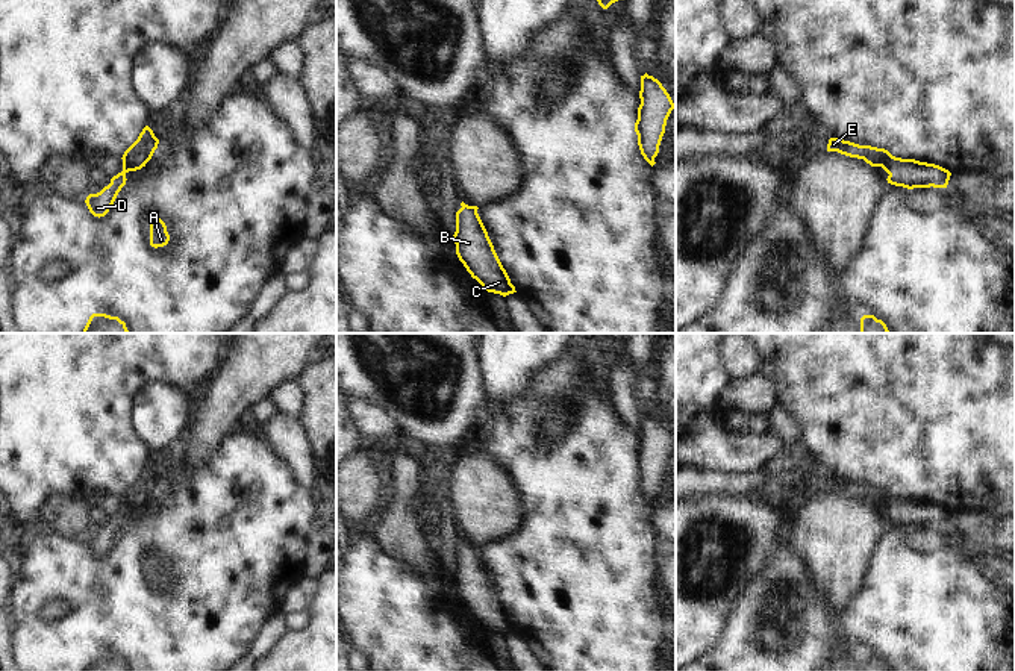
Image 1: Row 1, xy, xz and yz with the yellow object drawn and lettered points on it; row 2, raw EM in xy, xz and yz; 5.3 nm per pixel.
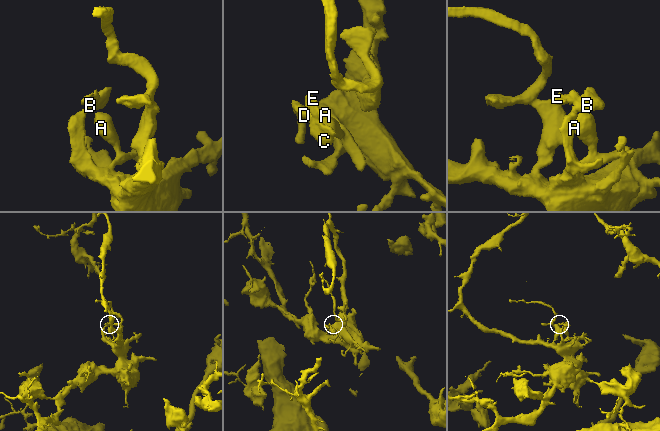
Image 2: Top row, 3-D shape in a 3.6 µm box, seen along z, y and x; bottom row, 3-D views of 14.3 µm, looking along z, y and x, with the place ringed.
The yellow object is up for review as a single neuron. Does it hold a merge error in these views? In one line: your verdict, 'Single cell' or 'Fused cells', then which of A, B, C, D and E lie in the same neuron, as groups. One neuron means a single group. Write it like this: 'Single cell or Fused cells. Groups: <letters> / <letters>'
Single cell. Groups: A B C D E

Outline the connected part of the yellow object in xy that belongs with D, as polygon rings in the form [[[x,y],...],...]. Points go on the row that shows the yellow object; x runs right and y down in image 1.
[[[145,126],[138,139],[123,154],[123,171],[111,179],[111,183],[97,194],[89,194],[85,200],[94,217],[105,217],[112,208],[118,192],[126,185],[126,174],[145,167],[158,148],[159,139],[153,130]]]

